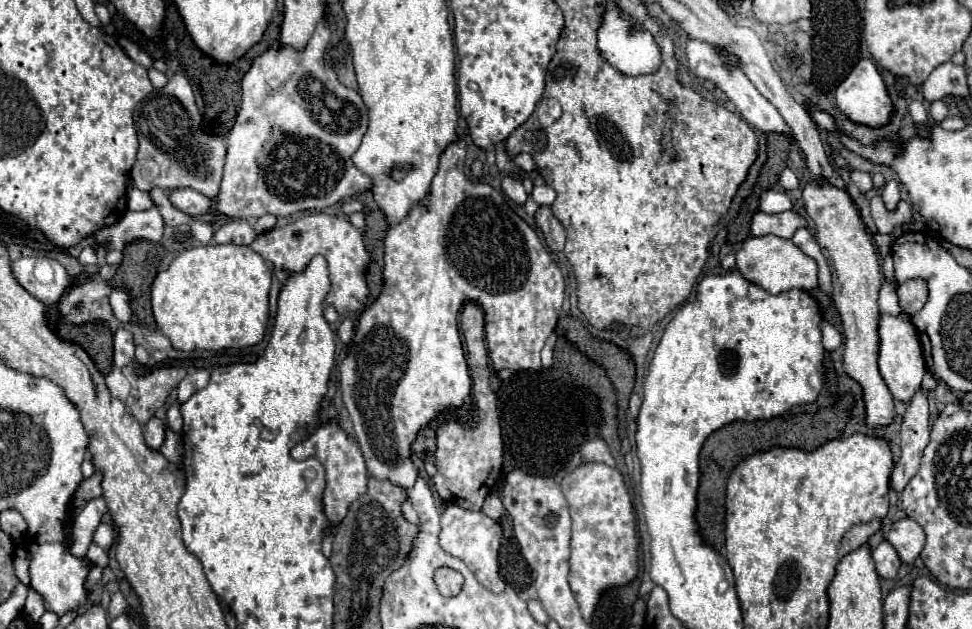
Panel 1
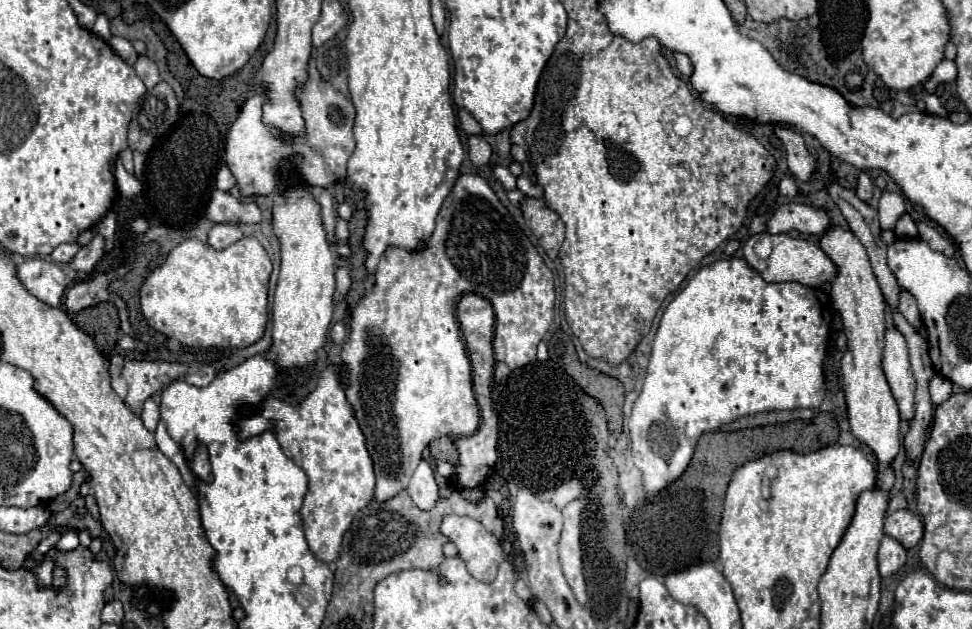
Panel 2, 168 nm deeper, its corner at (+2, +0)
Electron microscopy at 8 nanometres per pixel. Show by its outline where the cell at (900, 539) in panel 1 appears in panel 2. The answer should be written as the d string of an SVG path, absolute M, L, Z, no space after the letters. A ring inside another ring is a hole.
M898 509L884 519L884 533L898 539L906 549L910 549L922 539L922 519L910 509Z

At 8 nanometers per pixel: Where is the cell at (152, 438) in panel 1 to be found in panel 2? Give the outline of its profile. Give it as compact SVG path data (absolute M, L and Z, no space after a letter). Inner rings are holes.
M148 399L146 403L144 403L144 409L142 409L142 421L144 421L144 427L150 431L150 433L154 433L154 429L156 429L156 425L158 425L158 421L160 421L160 411L158 411L158 405L154 403L154 399Z

